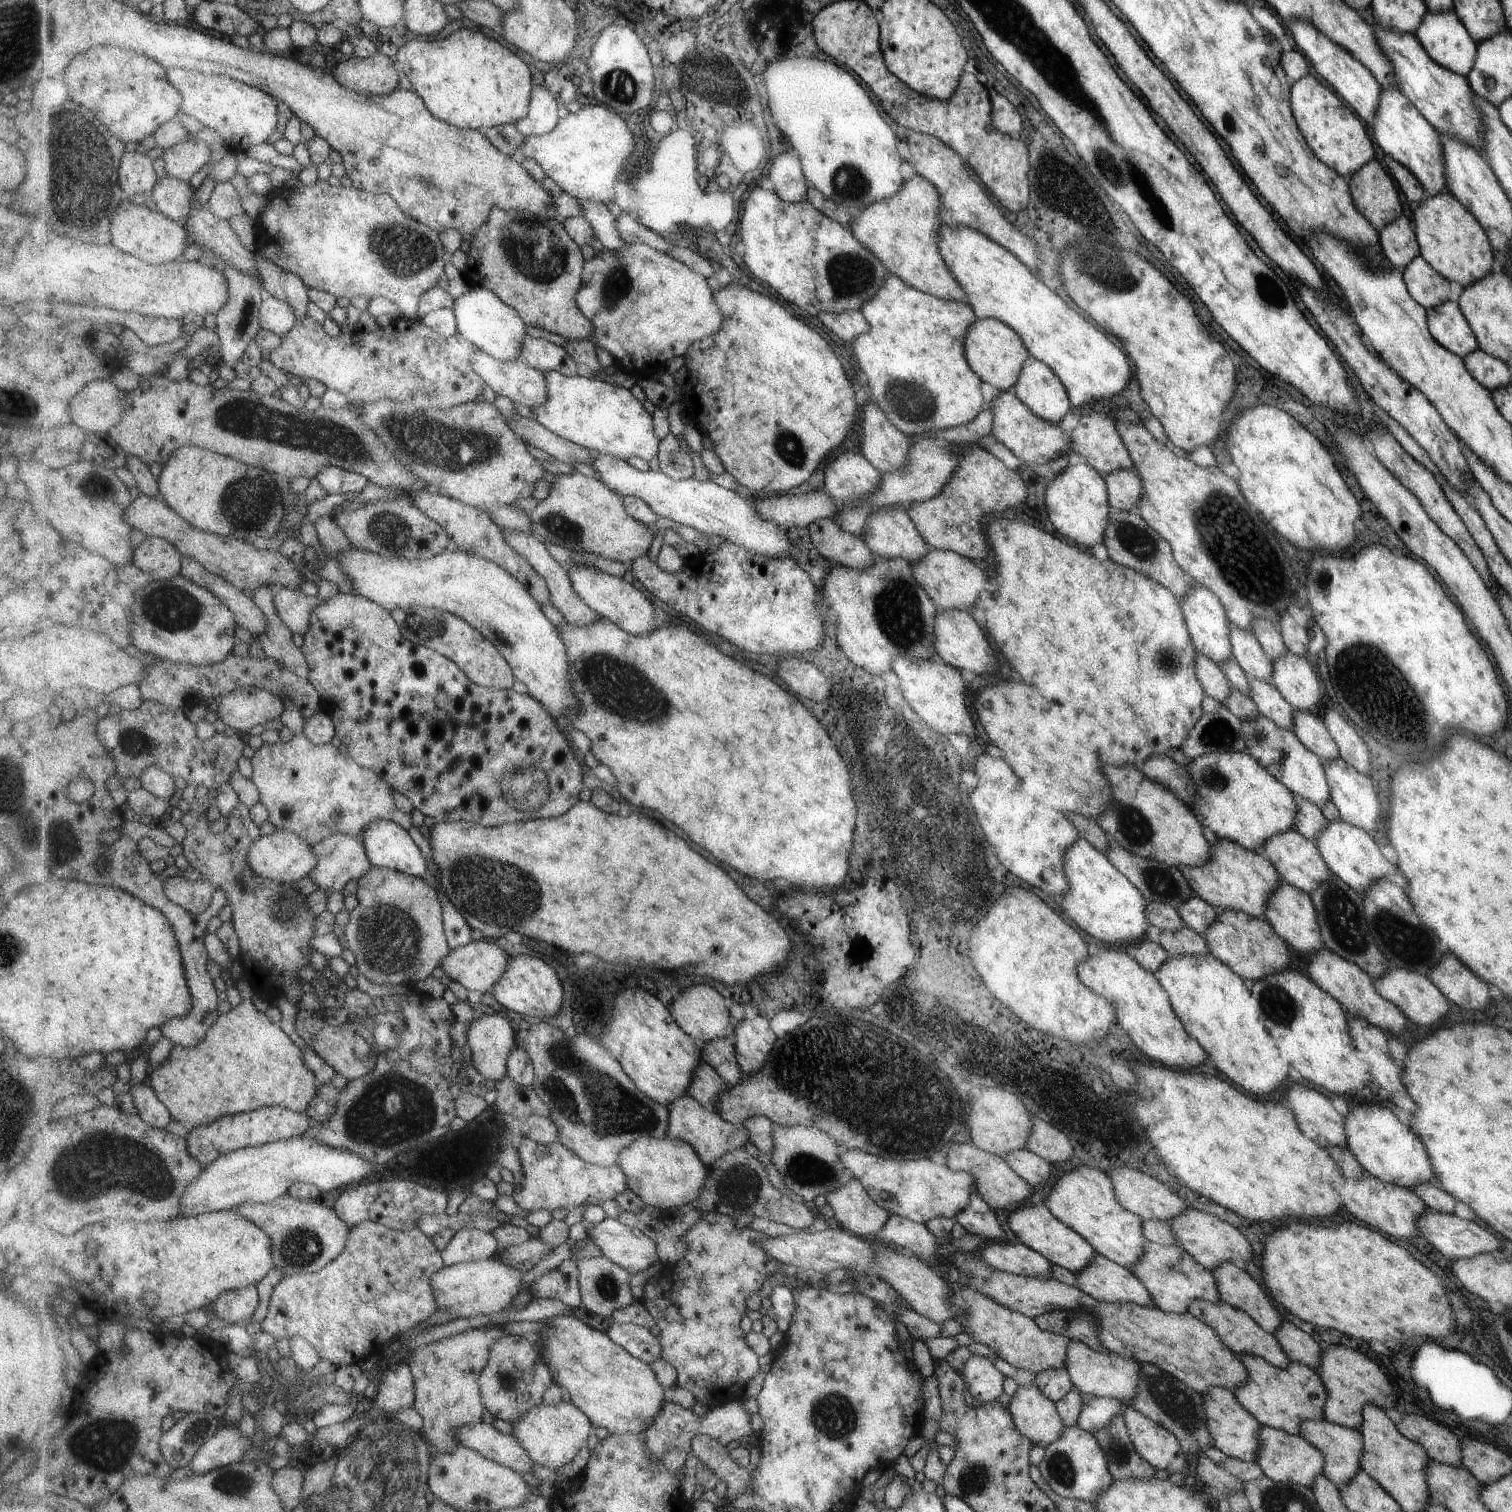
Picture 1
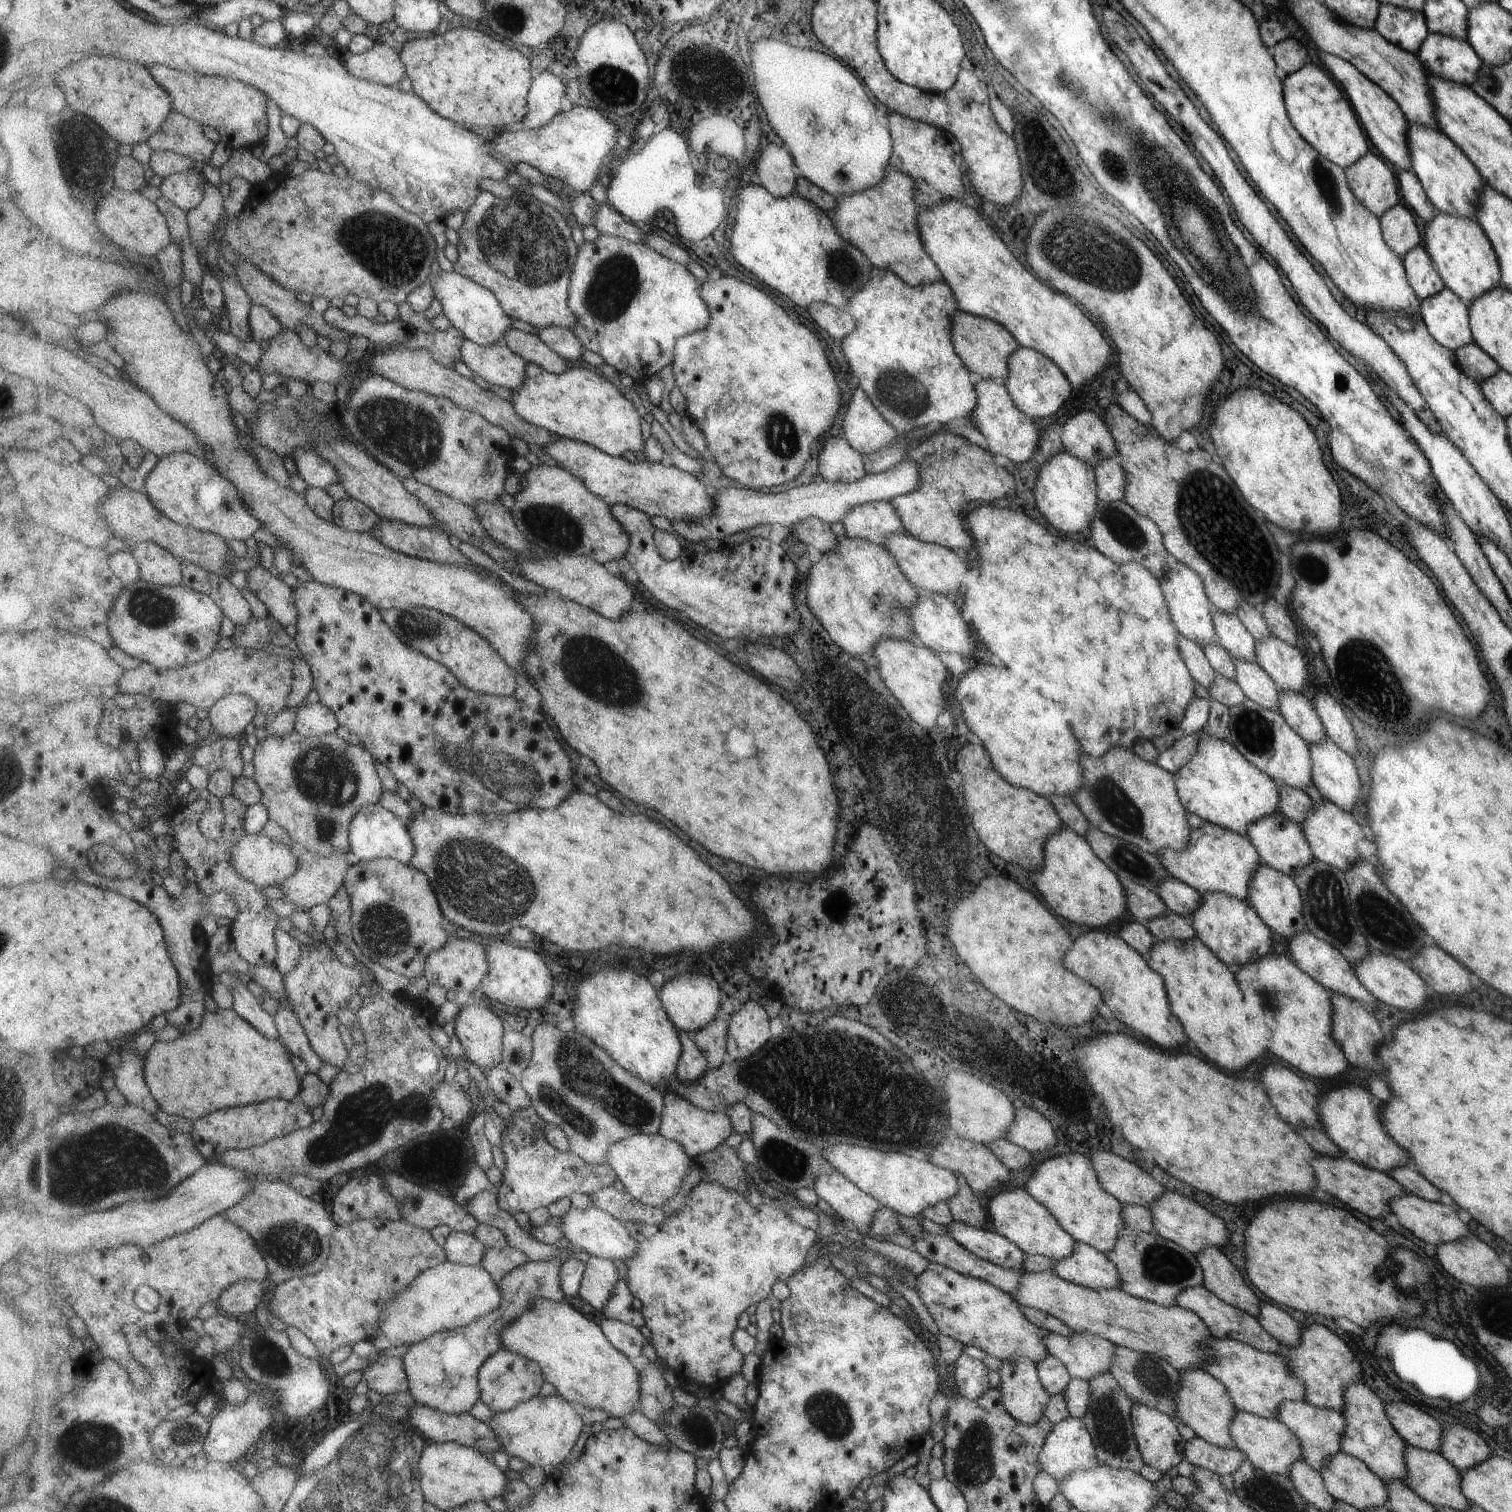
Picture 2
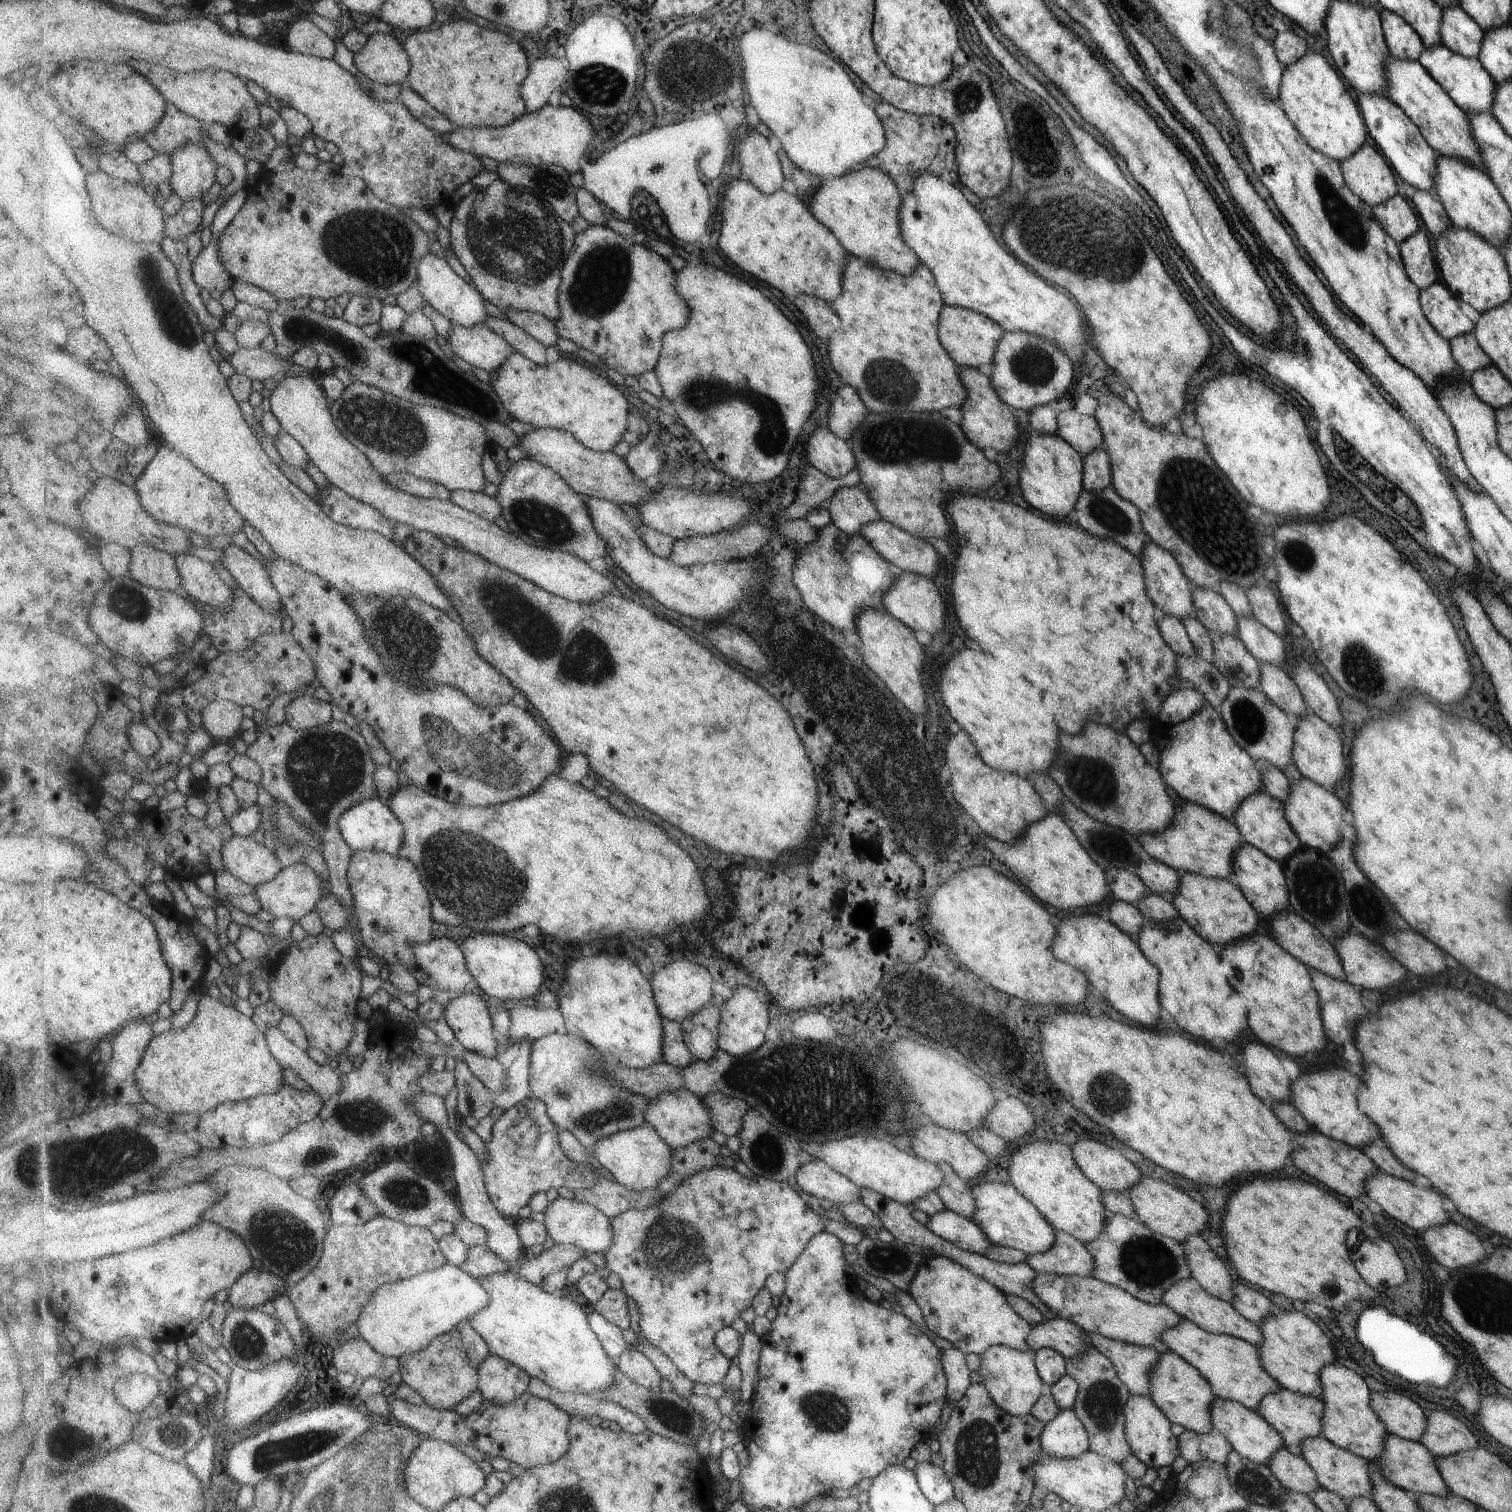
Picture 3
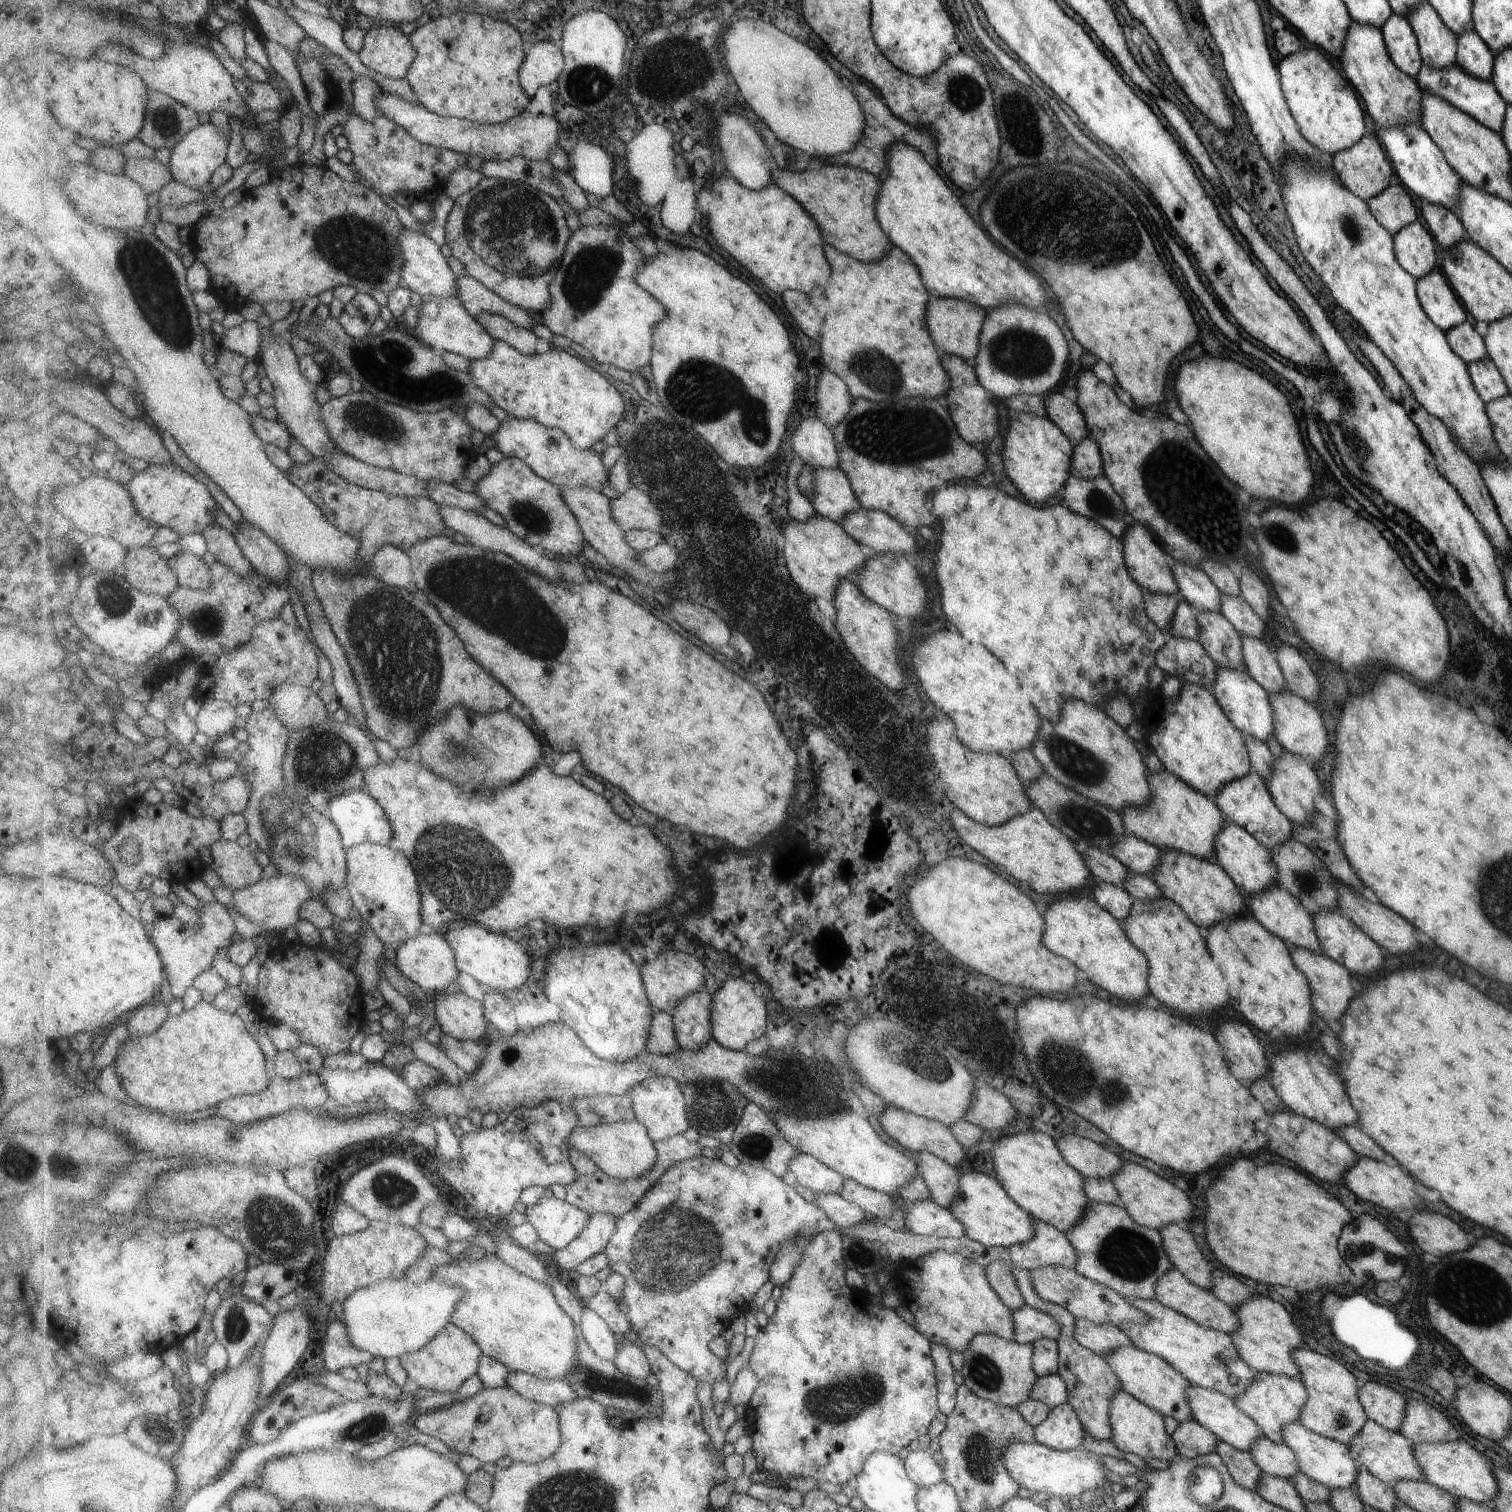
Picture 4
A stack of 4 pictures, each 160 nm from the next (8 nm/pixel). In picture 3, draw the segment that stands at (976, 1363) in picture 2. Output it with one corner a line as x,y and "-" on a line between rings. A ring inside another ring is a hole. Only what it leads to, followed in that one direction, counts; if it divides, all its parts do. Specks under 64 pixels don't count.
957,1348
943,1351
943,1371
947,1374
947,1399
953,1404
959,1401
969,1388
971,1370
965,1364
965,1354

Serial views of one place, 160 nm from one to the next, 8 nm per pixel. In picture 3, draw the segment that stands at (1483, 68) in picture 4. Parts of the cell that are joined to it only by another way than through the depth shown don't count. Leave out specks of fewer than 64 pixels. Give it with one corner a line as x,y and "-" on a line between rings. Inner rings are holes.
1456,5
1442,9
1441,37
1440,43
1451,52
1477,59
1485,31
1469,13

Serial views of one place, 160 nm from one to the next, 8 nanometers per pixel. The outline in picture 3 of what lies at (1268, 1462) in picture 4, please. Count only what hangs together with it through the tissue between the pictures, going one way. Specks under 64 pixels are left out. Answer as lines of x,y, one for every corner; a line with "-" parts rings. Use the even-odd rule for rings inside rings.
1286,1449
1275,1452
1268,1468
1278,1478
1286,1491
1299,1492
1309,1496
1311,1492
1319,1490
1317,1474
1311,1466
1300,1456
1294,1456

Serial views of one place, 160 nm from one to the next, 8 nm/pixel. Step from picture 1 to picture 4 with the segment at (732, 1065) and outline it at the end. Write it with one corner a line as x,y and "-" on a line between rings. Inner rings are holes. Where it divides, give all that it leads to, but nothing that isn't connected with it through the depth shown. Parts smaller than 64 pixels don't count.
706,990
687,996
672,1016
674,1017
677,1041
682,1049
699,1052
714,1039
711,1008
714,999

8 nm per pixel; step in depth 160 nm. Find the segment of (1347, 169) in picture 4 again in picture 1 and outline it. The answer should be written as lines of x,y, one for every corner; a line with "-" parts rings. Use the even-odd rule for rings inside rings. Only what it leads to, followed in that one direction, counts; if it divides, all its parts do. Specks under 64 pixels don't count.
1371,160
1347,178
1354,208
1381,231
1399,218
1399,196
1391,178
1377,160

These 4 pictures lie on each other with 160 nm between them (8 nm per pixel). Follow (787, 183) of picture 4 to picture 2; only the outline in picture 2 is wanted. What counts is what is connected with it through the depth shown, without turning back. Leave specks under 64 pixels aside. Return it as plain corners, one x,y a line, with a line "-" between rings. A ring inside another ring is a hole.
888,169
887,174
873,187
839,198
838,207
833,211
835,226
839,228
843,240
851,240
851,244
855,244
855,248
871,260
872,266
890,269
911,286
941,280
941,272
925,252
918,235
914,192
915,182
909,175

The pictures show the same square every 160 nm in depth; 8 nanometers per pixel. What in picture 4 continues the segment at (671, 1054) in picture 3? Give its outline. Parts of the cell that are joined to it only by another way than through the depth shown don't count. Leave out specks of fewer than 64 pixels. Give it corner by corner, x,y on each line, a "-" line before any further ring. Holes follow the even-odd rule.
657,1012
651,1024
651,1034
647,1040
647,1051
667,1055
679,1052
682,1047
677,1041
675,1022
672,1013

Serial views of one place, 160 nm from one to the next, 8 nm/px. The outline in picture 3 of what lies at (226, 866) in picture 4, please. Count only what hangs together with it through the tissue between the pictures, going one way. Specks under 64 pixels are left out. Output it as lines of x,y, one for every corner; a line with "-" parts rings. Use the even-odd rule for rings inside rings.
233,836
223,845
222,857
225,866
227,866
228,876
233,882
242,881
255,888
274,880
283,870
283,866
277,856
267,846
264,846
263,842
255,841
252,836

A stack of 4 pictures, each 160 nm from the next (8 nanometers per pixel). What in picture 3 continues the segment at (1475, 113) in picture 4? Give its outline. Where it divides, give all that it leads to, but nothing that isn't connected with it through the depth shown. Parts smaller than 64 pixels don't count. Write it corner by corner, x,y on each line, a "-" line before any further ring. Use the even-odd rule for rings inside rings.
1439,44
1434,47
1424,47
1417,62
1426,69
1433,80
1442,85
1450,99
1465,114
1467,112
1490,111
1491,104
1494,104
1495,83
1478,59
1461,56
1451,52
1451,49
1445,45

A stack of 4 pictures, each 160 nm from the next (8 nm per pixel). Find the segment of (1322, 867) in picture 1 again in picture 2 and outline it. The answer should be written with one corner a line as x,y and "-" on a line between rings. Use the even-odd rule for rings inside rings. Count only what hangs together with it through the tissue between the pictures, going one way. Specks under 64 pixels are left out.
1278,810
1273,812
1271,816
1265,816
1261,820
1255,820
1247,828
1245,837
1257,850
1261,864
1270,866
1291,878
1297,875
1303,867
1306,867
1307,863
1311,863
1314,860
1314,854
1300,826
1294,824
1293,821

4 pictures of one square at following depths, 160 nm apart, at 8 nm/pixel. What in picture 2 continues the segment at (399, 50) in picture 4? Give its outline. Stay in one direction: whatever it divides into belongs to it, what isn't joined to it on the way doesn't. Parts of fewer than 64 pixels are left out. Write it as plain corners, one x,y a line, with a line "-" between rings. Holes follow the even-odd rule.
376,43
368,52
349,57
346,68
356,78
389,87
399,86
406,75
406,65
400,54
382,43

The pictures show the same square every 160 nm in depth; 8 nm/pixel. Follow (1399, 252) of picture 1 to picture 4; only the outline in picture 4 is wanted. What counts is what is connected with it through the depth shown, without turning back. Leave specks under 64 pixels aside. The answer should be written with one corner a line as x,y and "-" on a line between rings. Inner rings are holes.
1399,182
1391,184
1385,191
1379,192
1373,199
1366,201
1370,213
1386,232
1395,234
1415,221
1417,210
1407,196
1407,192
1399,186

